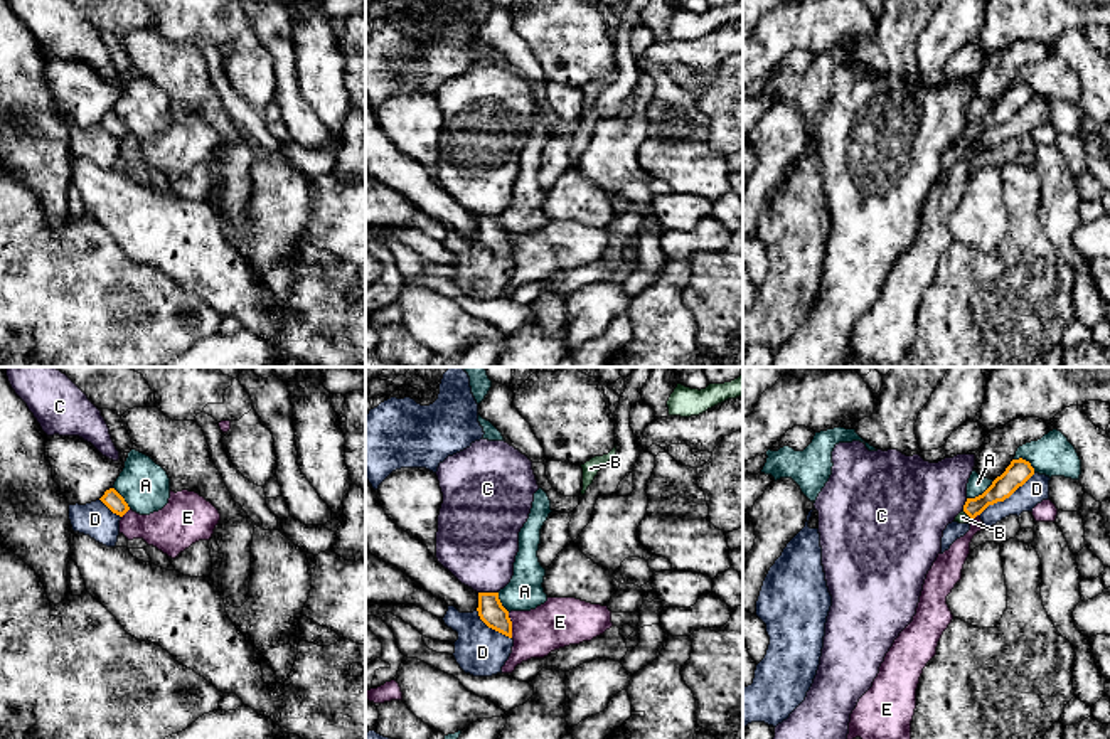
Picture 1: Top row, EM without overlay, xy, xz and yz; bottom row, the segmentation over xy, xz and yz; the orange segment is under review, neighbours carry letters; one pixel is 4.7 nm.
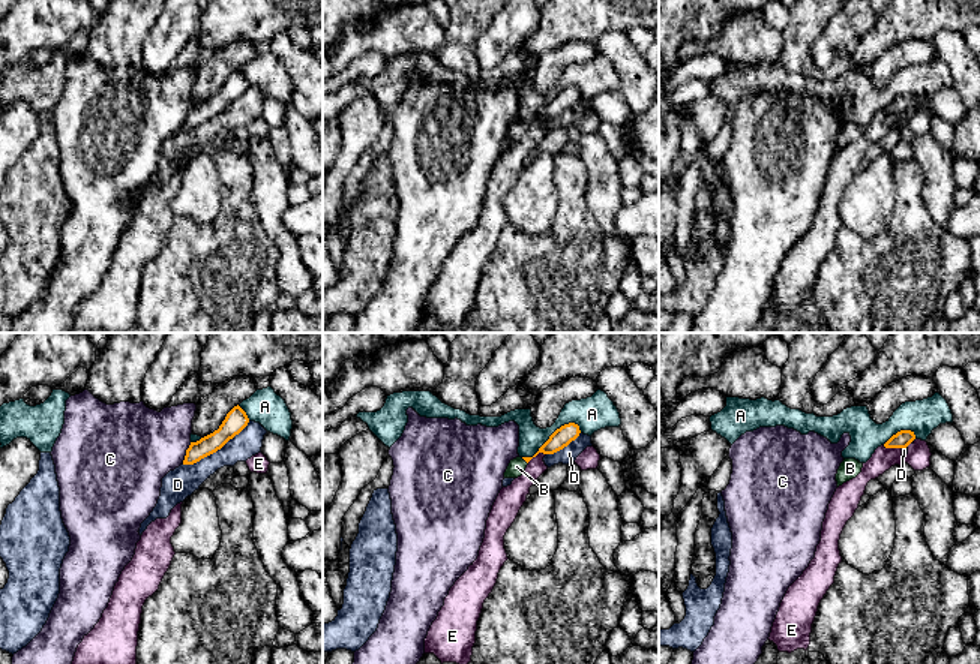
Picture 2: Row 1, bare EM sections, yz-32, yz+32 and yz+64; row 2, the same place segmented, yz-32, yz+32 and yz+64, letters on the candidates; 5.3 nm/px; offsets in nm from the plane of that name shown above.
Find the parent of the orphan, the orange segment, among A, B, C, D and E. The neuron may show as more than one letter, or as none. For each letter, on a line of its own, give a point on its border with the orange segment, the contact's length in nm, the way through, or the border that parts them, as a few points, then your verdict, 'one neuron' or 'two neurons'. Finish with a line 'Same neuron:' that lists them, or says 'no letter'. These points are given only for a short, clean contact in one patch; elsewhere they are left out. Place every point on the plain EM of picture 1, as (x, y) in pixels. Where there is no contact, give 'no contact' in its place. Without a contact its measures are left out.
A: contact yz (982, 116); length 160 nm; two neurons
B: contact yz (967, 137); length 60 nm; way yz (1003, 110), (967, 137), (962, 140); one neuron
C: contact xz (489, 216); length 100 nm; two neurons
D: contact yz (1006, 120); length 340 nm; two neurons
E: contact xz (511, 248); length 120 nm; border xz (507, 236), (512, 246), (512, 260); two neurons
Same neuron: B

